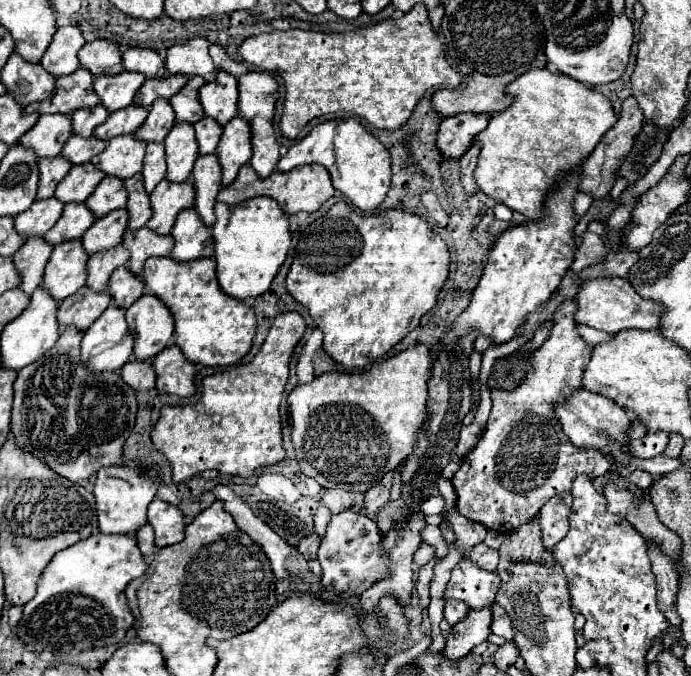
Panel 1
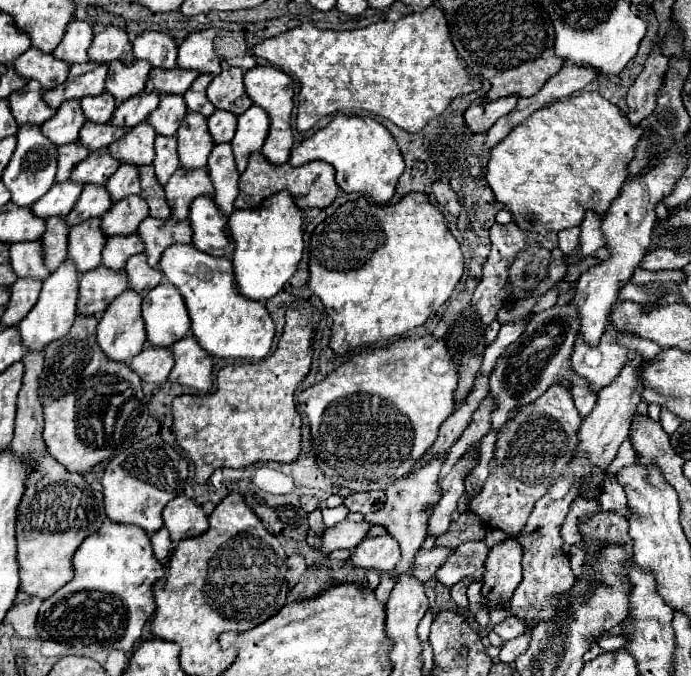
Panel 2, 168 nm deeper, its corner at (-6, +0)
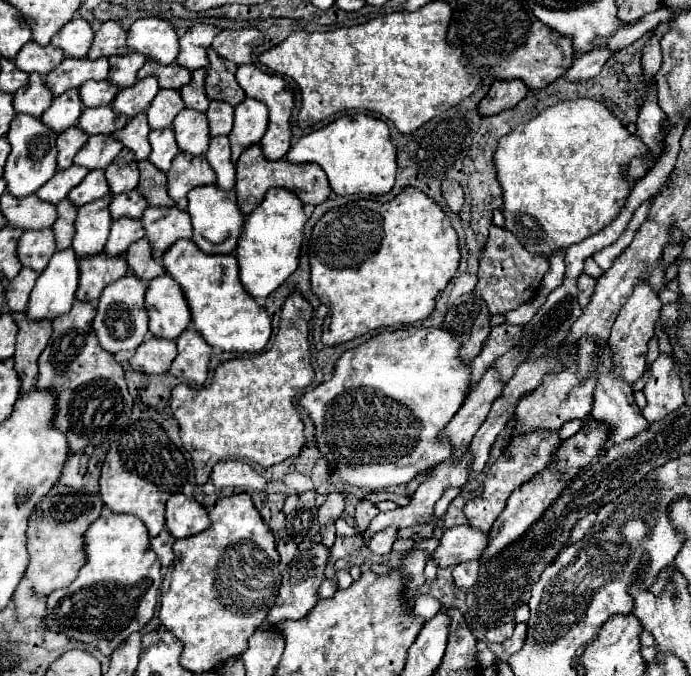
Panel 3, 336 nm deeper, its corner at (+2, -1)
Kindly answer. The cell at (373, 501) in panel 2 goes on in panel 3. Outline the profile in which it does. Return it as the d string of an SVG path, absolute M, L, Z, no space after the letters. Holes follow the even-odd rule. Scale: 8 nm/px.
M369 500L369 506L359 506L359 508L355 510L355 522L357 522L357 528L359 528L359 530L365 530L365 528L369 526L371 518L377 516L377 514L379 514L379 508L377 508L375 502L371 502L371 500Z

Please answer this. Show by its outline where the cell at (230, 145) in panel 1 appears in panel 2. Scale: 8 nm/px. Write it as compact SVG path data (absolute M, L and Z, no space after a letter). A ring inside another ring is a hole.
M251 105L243 115L239 115L237 133L231 141L239 173L245 171L249 155L263 147L267 129L269 129L269 115L261 107Z

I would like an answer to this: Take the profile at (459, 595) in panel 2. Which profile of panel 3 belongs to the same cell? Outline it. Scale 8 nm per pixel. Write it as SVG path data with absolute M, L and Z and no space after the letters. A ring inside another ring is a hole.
M471 560L471 562L461 562L453 568L453 582L459 590L469 590L479 576L479 562Z

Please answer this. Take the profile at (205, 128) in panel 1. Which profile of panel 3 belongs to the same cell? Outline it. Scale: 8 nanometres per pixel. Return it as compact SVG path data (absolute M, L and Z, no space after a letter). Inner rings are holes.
M211 102L207 110L207 120L209 120L209 132L211 136L223 136L229 134L233 128L233 108L229 104L221 102Z

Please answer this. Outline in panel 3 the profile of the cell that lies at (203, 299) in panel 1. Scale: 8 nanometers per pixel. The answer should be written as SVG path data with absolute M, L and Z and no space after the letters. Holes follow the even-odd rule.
M177 240L165 254L163 266L167 274L181 286L191 308L191 326L203 340L225 352L257 354L271 338L271 320L263 306L251 298L239 282L237 260L233 254L205 256L191 240Z

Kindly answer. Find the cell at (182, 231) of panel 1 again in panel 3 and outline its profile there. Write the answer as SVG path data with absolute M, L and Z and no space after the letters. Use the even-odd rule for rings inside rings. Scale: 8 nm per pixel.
M199 186L189 192L189 216L193 222L193 242L205 254L231 254L241 236L241 224L245 216L235 204L235 192L221 192L213 186Z

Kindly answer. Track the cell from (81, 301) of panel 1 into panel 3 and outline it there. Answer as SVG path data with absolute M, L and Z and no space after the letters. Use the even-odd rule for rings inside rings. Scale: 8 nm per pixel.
M97 254L89 260L79 260L79 288L75 298L79 302L97 302L103 288L127 274L129 266L121 258Z

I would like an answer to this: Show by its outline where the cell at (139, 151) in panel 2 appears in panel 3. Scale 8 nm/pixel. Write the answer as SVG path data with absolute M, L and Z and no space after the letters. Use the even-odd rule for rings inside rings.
M141 112L123 130L117 130L113 138L119 140L125 148L129 148L137 160L147 160L147 156L151 154L151 144L147 140L149 132L151 128L147 124L147 116L145 112Z

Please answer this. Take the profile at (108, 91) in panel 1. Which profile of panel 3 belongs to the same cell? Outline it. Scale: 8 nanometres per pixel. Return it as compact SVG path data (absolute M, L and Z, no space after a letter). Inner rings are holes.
M131 52L127 56L111 56L109 58L109 82L117 88L129 88L137 82L137 72L145 64L145 56Z

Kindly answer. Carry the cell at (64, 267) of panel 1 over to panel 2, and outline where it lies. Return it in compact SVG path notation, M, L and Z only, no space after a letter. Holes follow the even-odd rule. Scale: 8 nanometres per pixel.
M101 217L87 219L85 223L71 227L67 257L75 261L79 273L91 271L101 265L101 251L105 247L105 241L107 237L101 231Z

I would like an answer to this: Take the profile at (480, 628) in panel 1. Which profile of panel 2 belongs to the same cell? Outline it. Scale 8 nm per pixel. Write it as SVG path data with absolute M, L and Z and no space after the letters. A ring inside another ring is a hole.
M507 537L503 543L497 543L497 559L485 561L485 573L483 573L483 595L491 601L491 605L497 605L505 599L511 599L517 583L521 583L521 543L517 543L517 537Z

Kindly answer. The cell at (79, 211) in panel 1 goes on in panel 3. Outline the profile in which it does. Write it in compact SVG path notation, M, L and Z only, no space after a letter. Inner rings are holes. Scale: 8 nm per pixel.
M89 172L85 176L85 180L81 184L77 184L77 188L73 188L69 192L69 200L73 206L81 208L89 202L95 202L95 200L101 200L109 194L109 184L105 180L105 172Z

